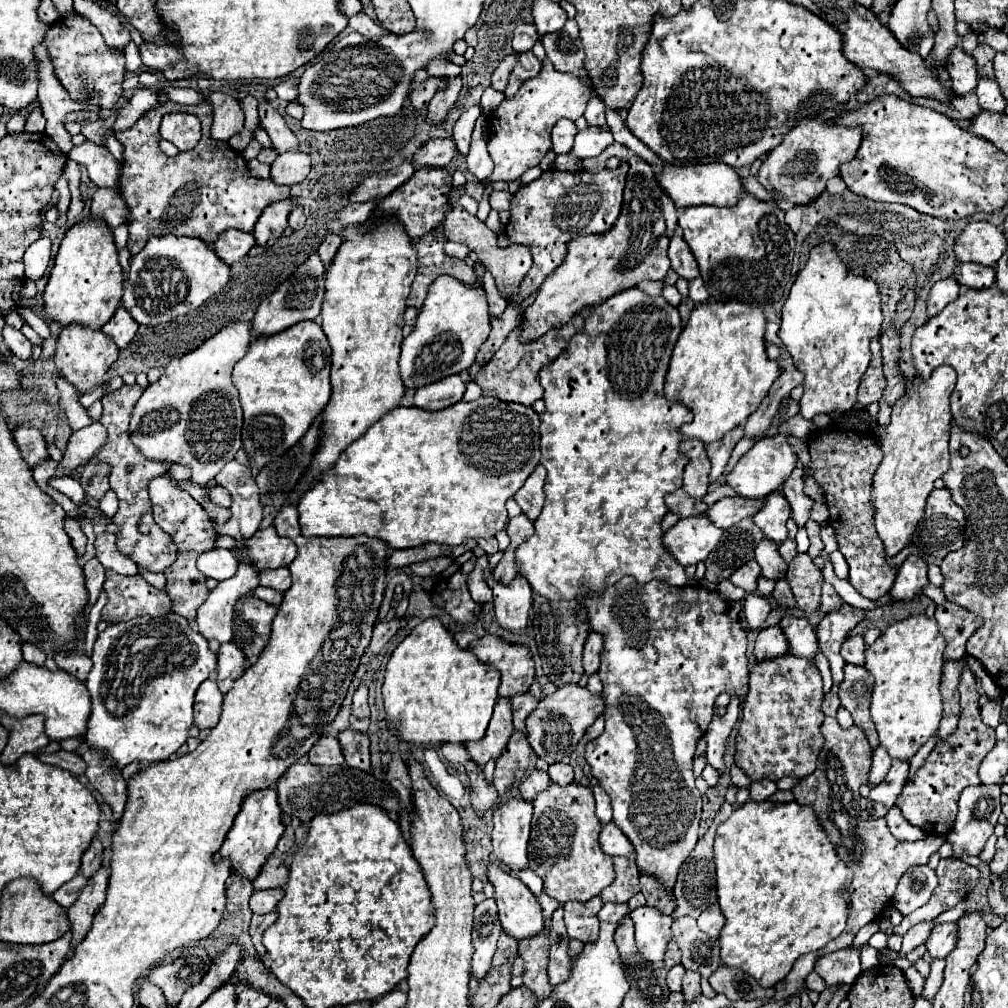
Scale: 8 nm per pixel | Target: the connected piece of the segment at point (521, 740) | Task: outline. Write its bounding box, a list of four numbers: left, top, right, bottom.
[494,731,532,795]

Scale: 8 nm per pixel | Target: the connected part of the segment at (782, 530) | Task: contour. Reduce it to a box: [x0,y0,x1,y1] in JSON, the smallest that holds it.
[752,491,792,543]

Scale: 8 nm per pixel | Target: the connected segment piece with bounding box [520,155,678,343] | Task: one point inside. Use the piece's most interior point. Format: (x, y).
(595, 268)

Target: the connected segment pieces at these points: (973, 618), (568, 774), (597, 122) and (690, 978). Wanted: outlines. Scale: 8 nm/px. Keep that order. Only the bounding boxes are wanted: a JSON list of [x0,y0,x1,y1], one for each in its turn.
[[936,601,984,659],[548,763,574,785],[584,97,608,127],[682,971,700,1001]]

